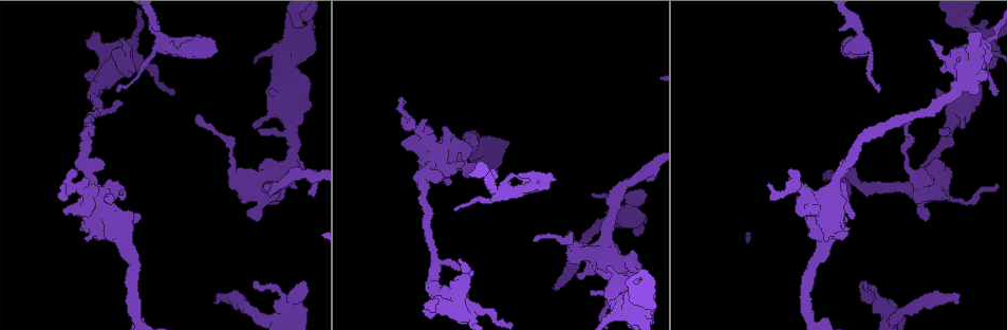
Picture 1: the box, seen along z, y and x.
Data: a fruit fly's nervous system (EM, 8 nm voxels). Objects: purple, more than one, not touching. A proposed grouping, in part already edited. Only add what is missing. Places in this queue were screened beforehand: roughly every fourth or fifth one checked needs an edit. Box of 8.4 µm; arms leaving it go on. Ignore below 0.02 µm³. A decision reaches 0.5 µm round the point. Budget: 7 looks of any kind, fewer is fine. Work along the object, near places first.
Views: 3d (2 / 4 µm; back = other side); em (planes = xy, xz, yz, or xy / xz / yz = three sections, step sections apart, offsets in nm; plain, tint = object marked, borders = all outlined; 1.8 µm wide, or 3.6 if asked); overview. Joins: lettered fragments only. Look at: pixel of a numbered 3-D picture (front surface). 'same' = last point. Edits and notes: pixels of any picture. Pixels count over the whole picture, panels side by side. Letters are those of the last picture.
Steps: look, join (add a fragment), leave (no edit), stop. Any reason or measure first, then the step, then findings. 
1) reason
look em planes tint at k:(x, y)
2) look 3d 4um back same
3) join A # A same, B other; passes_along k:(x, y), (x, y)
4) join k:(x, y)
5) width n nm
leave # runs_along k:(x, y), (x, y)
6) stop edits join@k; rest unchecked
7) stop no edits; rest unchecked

look 3d 4um back at 1:(286, 320)

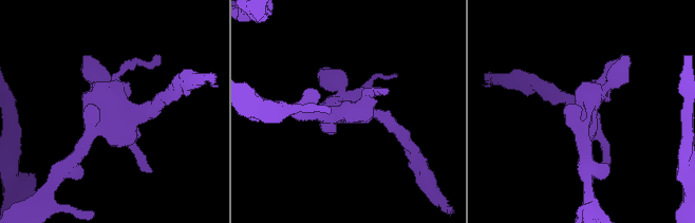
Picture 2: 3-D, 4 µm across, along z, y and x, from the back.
look em 3.6um yz step 16 tint at 2:(115, 111)

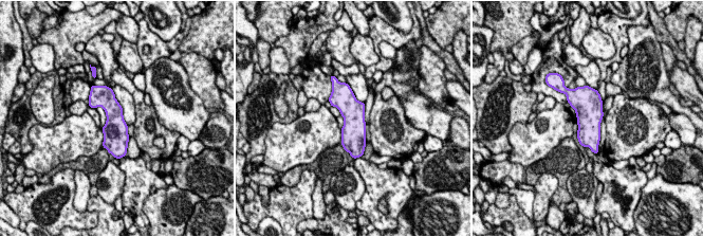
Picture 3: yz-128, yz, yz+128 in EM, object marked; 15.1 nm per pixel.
cut it another way
look em 3.6um planes borders same

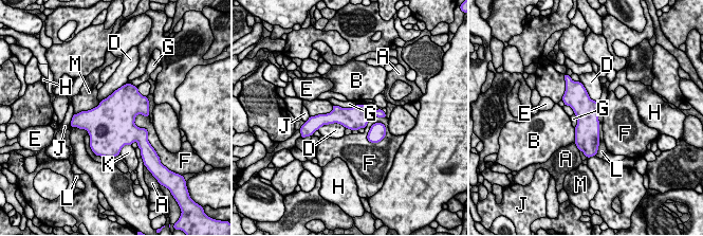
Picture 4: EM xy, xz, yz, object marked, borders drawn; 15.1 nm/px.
width 360 nm
leave # A other, B other, D other, E other, F other, G other, H other, J other, K other, L other, M other; border 4:(346, 127), (329, 123), (317, 129); no lettered fragment goes on from it

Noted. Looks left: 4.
look 3d 4um at 1:(963, 24)

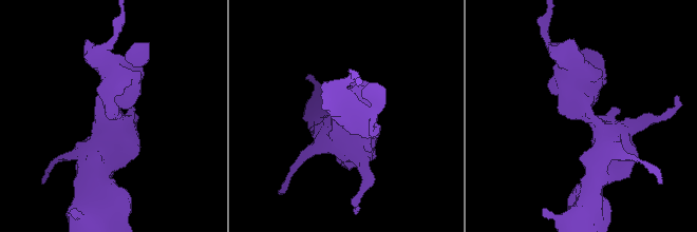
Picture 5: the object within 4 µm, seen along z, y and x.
arms 4; need the tissue
look em xy step 4 borders at 5:(585, 114)

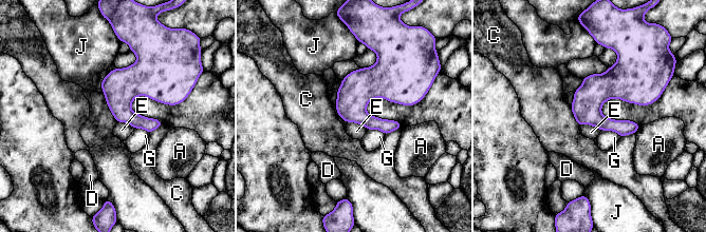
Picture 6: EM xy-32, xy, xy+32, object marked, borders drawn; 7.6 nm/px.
another direction
look em planes borders same

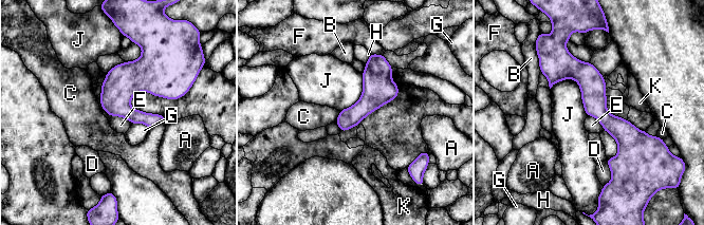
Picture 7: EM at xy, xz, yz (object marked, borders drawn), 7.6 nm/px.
width 180 nm
leave # A other, B other, C other, D other, E other, F other, G other, H other, J other, K other; none of them fits

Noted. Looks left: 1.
stop no edits; rest unchecked

